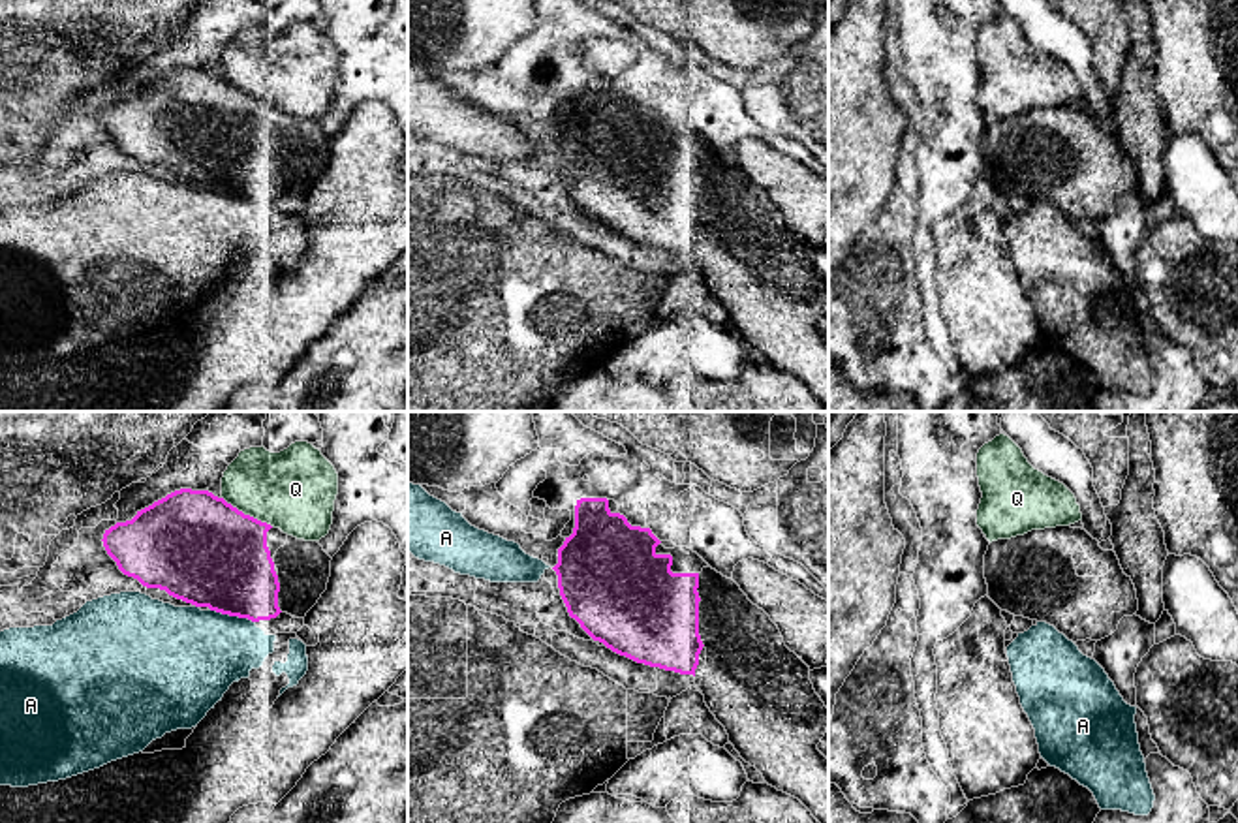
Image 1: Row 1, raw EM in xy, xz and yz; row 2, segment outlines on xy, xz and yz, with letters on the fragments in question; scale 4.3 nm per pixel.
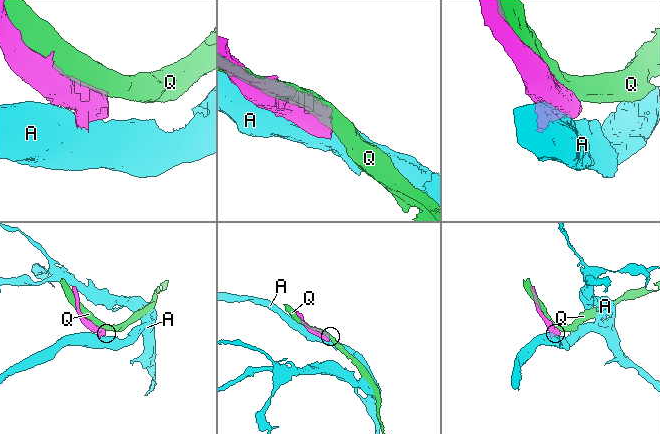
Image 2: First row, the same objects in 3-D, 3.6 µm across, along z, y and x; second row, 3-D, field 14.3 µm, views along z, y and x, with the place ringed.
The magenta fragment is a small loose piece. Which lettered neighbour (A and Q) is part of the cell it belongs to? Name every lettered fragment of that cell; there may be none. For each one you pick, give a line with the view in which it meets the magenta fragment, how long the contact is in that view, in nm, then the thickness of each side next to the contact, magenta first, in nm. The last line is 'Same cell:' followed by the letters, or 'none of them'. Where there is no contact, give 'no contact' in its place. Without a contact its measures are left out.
Same cell: none of them

